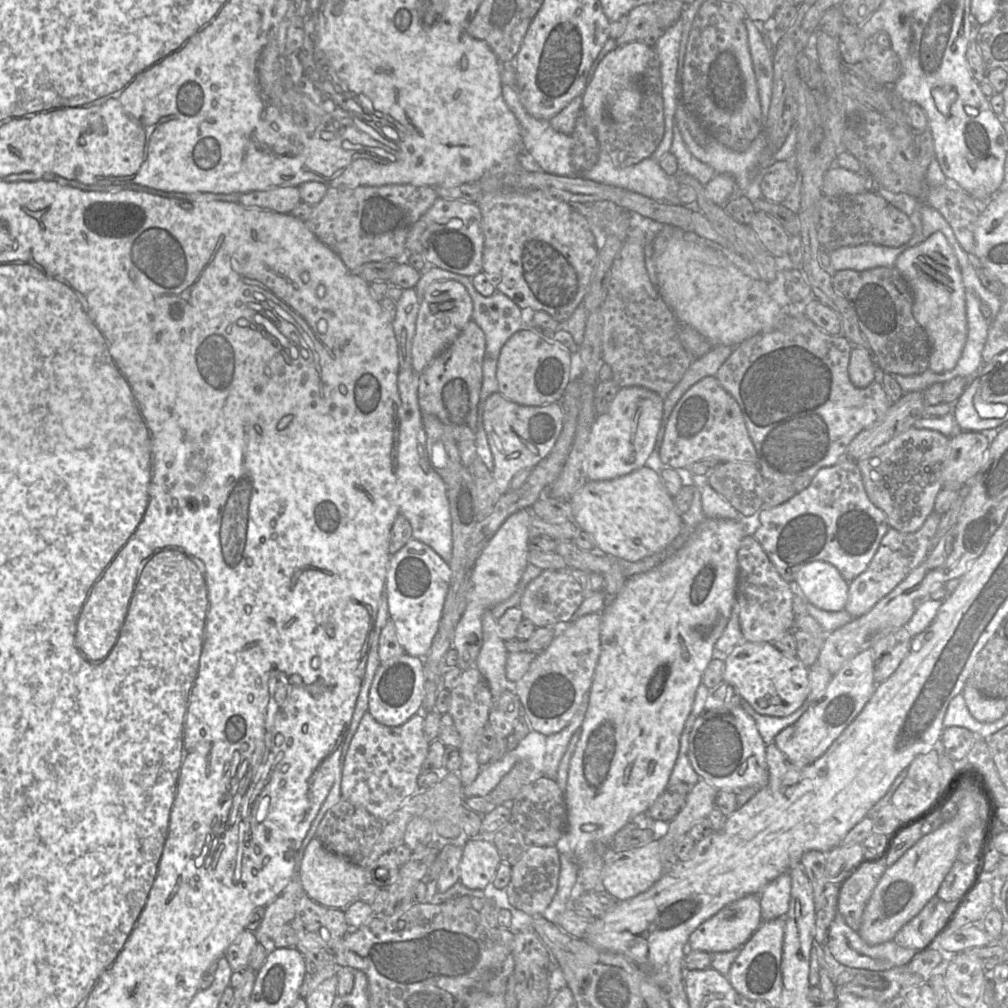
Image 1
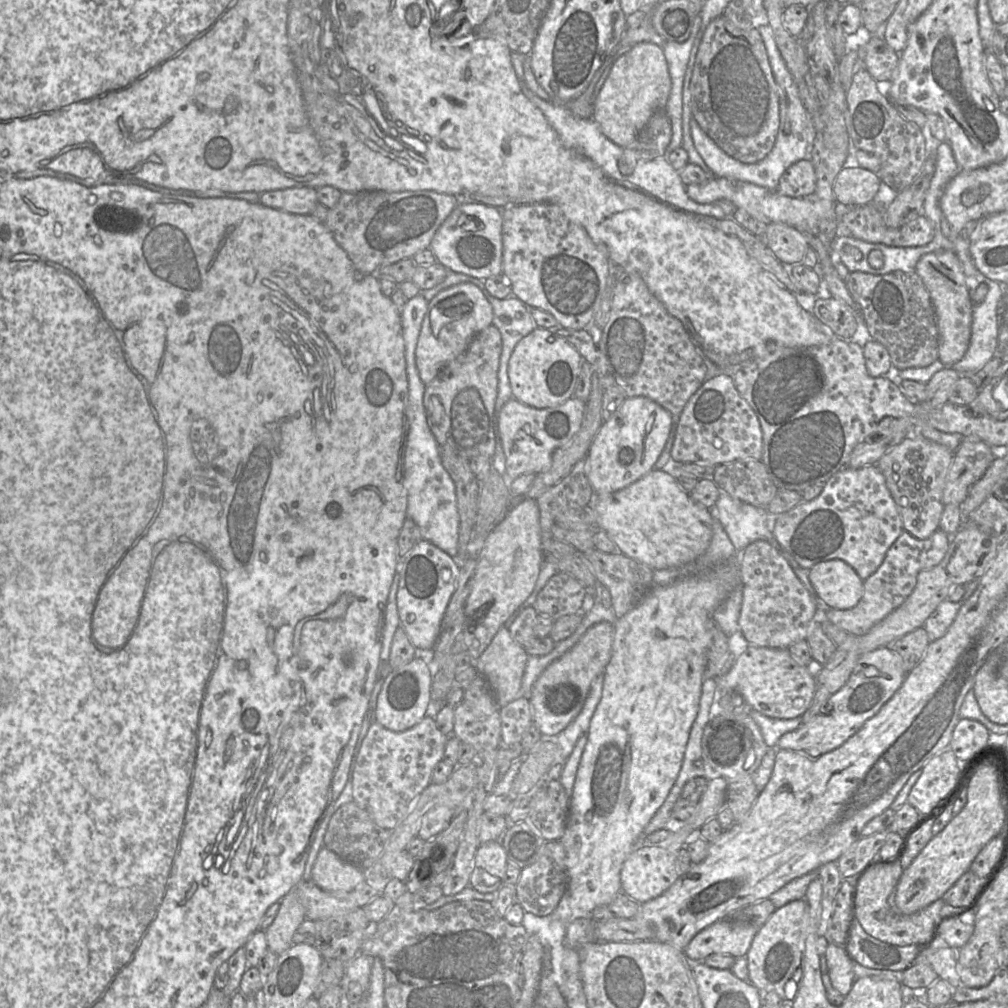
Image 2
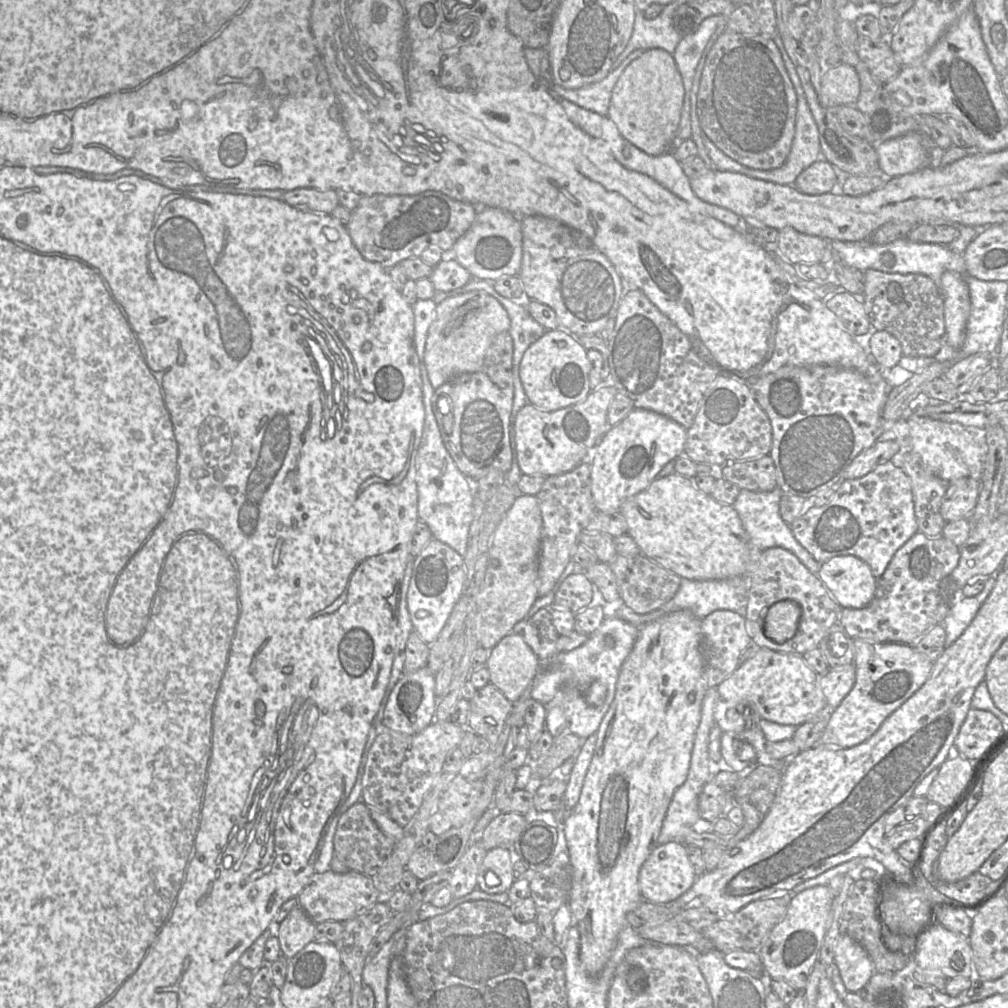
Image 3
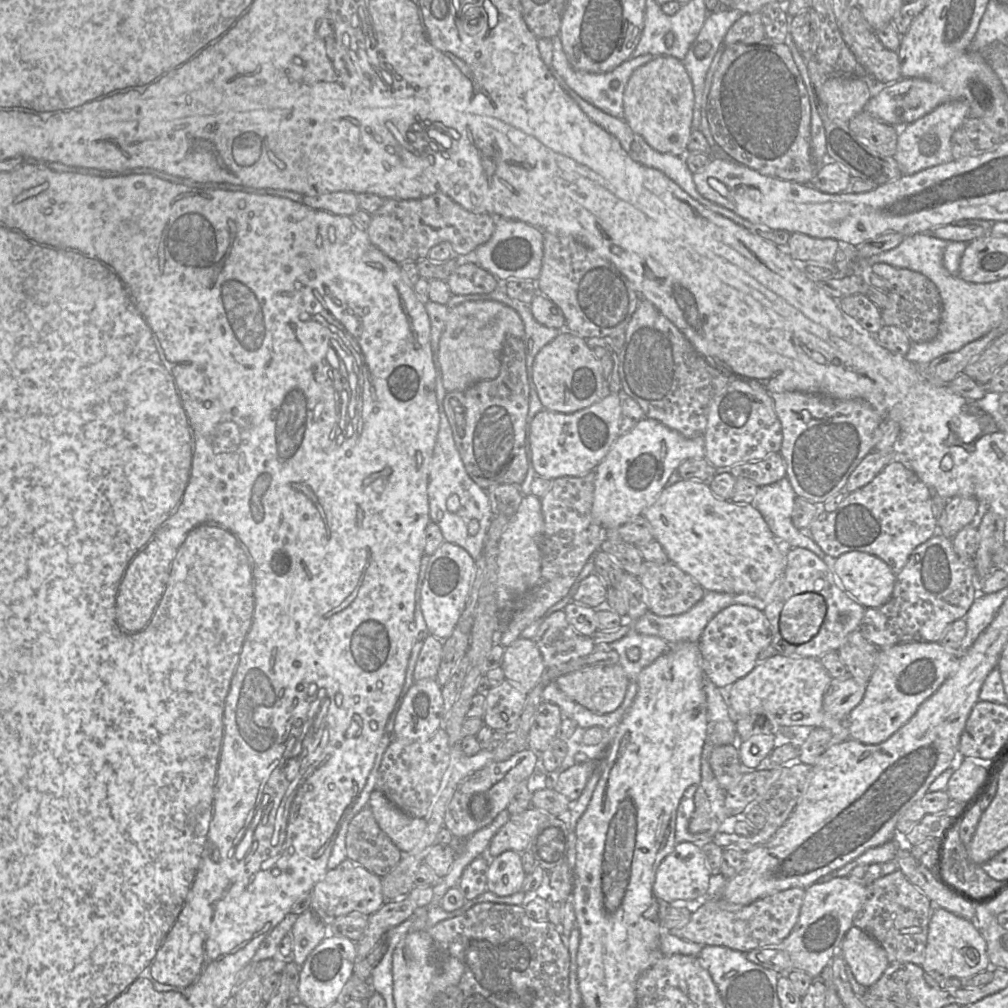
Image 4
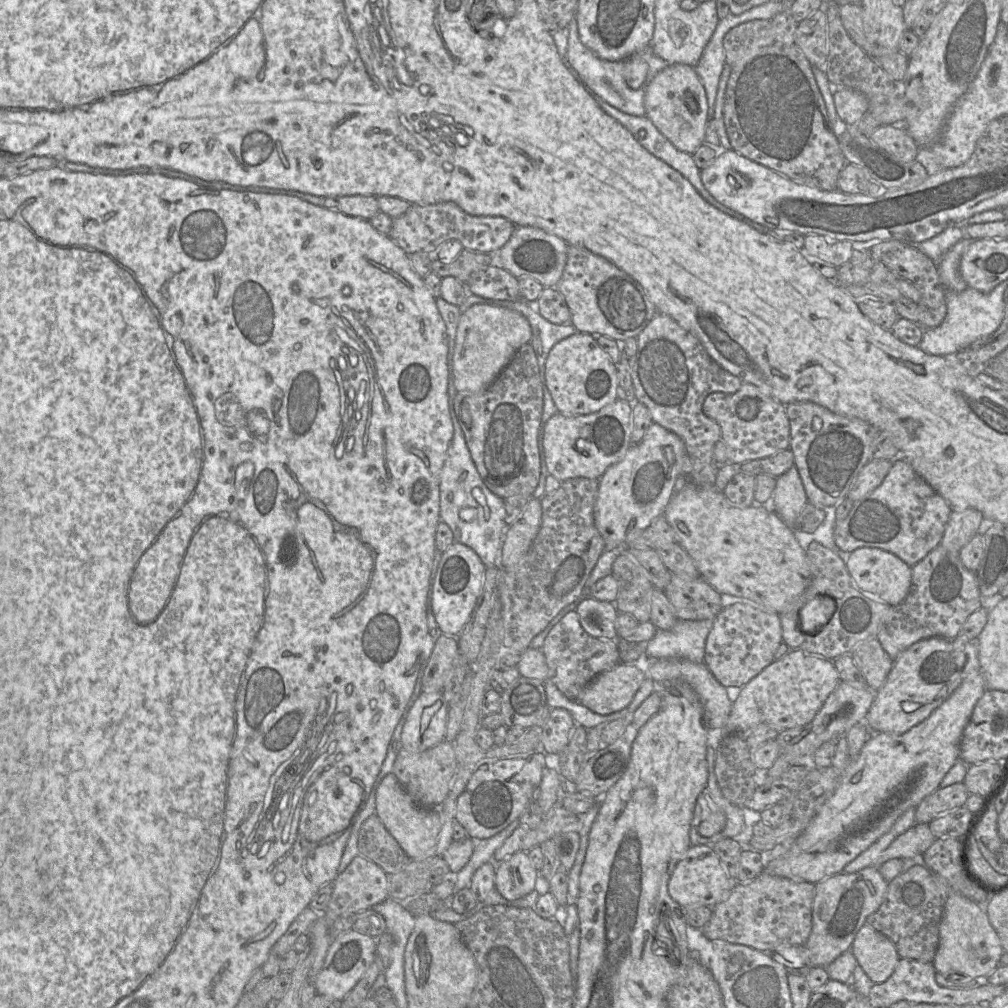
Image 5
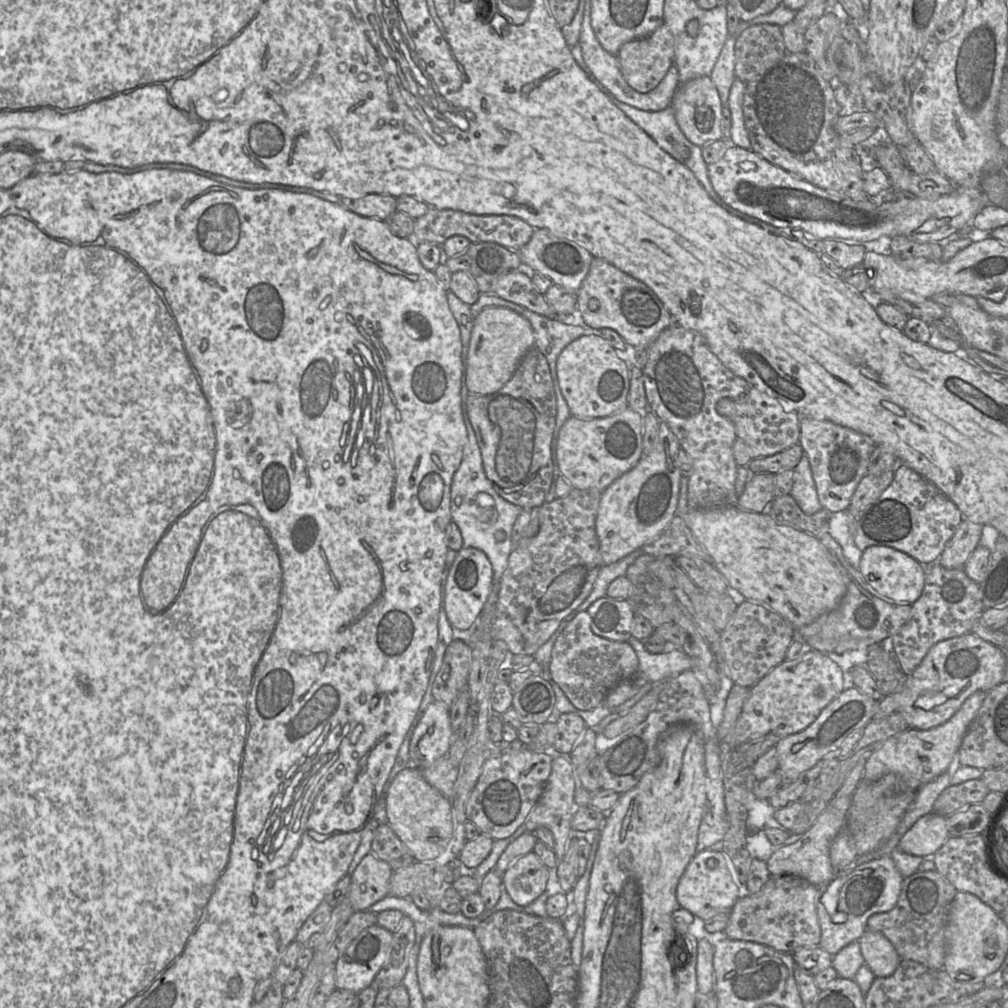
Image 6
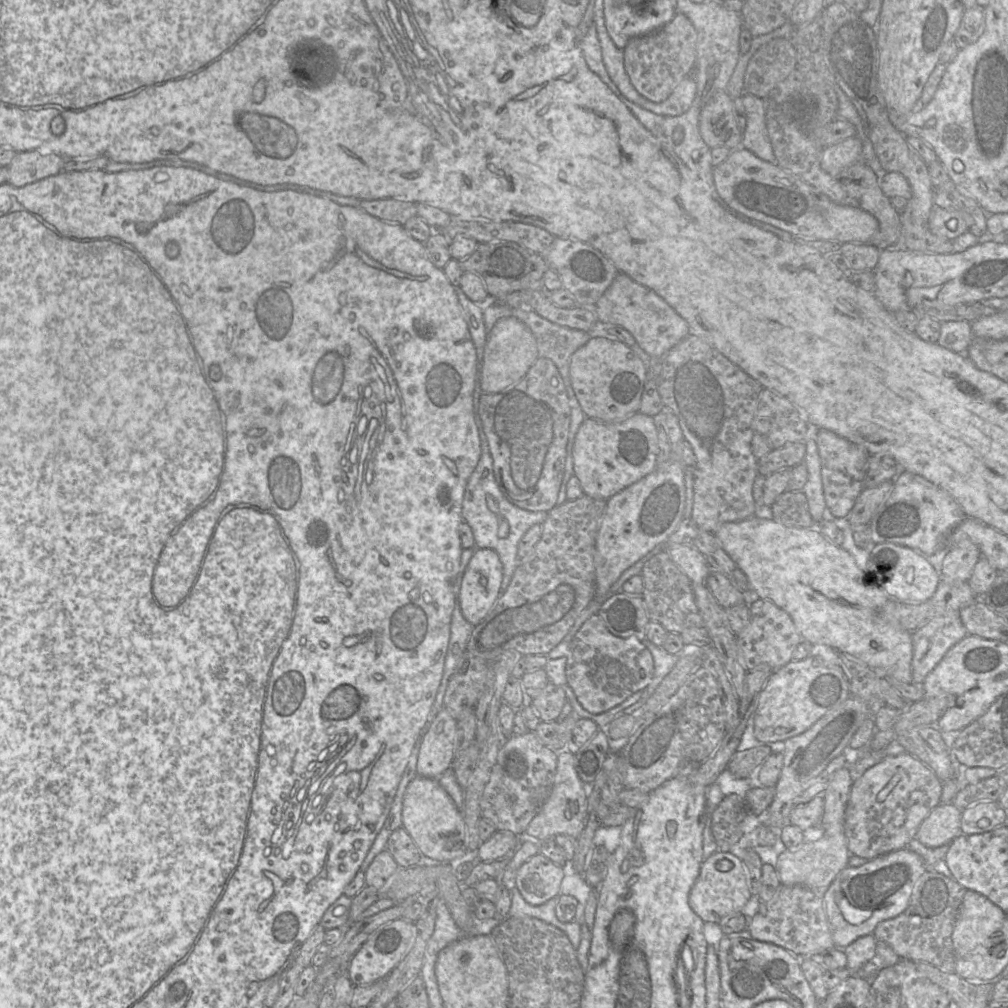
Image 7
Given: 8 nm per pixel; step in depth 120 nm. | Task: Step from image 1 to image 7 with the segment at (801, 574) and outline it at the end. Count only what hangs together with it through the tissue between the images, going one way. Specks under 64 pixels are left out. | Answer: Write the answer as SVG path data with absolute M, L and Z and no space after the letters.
M880 543L874 546L867 563L867 574L891 598L907 604L928 601L941 579L940 574L924 555L894 543Z

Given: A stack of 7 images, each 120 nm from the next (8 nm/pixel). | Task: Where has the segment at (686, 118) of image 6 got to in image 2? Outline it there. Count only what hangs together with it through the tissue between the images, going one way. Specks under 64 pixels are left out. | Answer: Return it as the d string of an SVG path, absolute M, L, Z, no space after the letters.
M639 42L612 64L593 104L592 119L615 144L629 145L657 110L664 109L671 91L671 78L662 47Z

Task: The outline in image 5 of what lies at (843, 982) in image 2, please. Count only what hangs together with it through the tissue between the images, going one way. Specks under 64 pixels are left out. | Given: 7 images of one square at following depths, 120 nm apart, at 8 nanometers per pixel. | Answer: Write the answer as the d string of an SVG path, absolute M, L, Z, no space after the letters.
M866 924L857 932L850 951L874 984L885 982L900 959L894 944Z

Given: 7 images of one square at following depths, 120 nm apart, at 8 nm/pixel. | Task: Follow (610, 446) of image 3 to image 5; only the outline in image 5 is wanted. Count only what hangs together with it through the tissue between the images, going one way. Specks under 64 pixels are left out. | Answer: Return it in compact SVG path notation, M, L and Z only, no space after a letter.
M653 422L643 439L632 444L619 462L606 469L598 479L594 506L594 523L604 540L605 549L625 548L628 541L663 514L674 495L681 458L686 453L685 444L676 434Z

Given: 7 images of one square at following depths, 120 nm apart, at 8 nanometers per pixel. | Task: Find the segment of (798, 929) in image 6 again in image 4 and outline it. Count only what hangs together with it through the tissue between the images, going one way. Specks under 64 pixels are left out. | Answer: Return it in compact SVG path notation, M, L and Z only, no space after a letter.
M790 888L759 898L745 906L733 905L718 897L705 898L691 913L685 926L672 928L669 933L703 946L723 946L743 953L761 947L776 946L781 944L795 927L804 894L803 888Z

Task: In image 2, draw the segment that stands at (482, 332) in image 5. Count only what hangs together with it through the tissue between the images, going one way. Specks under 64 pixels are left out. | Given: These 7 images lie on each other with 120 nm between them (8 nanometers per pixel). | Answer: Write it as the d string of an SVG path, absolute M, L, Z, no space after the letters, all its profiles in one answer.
M471 283L451 286L428 302L415 351L415 361L422 382L429 384L441 369L466 351L472 339L492 325L492 306L483 292Z

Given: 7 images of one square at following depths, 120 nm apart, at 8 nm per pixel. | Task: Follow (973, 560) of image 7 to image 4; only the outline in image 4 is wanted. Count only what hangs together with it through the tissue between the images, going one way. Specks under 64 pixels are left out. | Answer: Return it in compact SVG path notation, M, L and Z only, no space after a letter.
M953 497L938 520L938 534L952 539L961 529L971 525L977 513L978 501L972 497Z

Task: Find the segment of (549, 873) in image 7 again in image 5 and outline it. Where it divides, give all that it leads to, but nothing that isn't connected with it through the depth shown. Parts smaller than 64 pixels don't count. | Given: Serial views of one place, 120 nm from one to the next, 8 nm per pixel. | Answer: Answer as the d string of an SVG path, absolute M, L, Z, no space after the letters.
M516 852L496 863L495 888L507 900L516 900L535 890L538 870L527 852Z

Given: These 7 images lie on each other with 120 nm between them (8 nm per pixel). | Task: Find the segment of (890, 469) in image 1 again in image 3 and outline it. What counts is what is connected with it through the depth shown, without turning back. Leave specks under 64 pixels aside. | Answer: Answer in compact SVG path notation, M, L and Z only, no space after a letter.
M911 448L901 450L889 461L910 479L918 531L929 537L942 536L945 520L940 508L947 482L933 474Z

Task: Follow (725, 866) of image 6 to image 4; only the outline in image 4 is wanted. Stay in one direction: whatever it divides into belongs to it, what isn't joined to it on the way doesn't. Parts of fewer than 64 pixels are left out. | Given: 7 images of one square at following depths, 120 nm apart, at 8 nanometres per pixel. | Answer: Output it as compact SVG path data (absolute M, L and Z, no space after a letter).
M678 842L657 868L653 893L657 899L666 903L702 901L708 896L711 876L701 847L692 842Z

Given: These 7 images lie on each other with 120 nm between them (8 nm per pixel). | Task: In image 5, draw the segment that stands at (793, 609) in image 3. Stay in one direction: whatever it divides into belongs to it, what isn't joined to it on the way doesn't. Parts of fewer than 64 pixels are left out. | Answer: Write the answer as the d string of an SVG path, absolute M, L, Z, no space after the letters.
M818 595L808 600L799 611L799 627L806 634L819 631L835 611L835 602L832 598Z

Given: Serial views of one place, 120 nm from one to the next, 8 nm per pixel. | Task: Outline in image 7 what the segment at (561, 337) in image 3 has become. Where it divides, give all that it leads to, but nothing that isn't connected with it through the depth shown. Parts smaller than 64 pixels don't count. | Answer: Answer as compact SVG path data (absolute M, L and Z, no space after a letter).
M606 336L590 338L570 358L571 385L587 418L611 422L639 411L640 400L647 381L647 357L638 345L631 347Z

